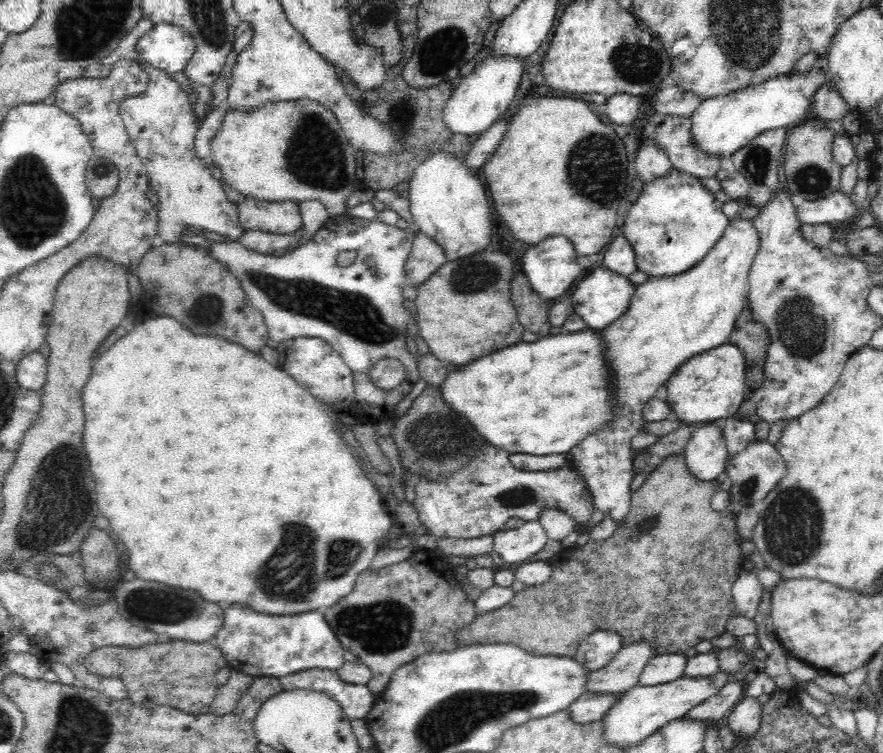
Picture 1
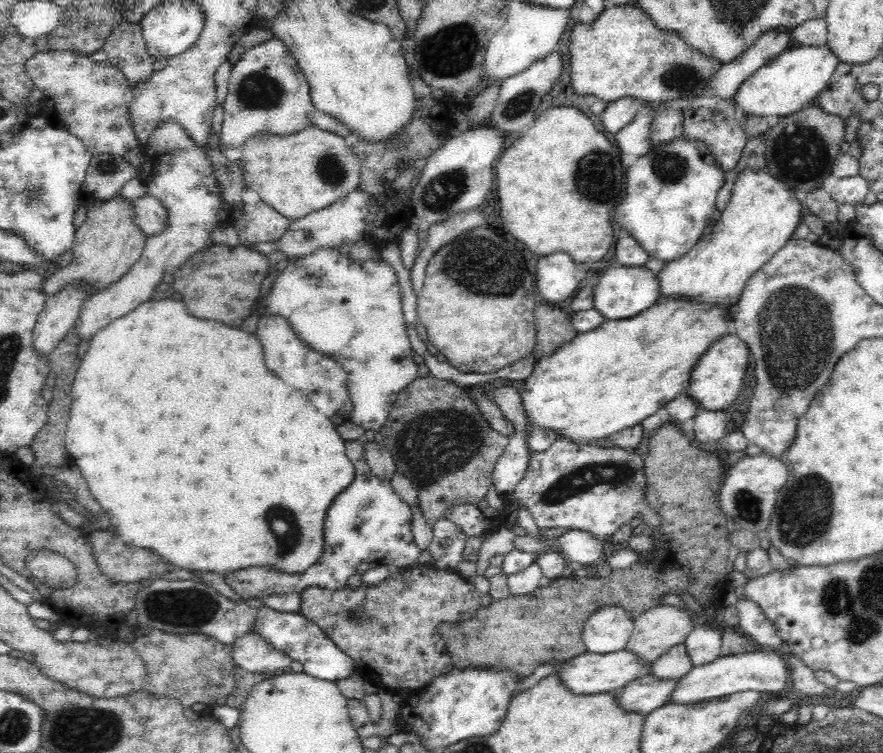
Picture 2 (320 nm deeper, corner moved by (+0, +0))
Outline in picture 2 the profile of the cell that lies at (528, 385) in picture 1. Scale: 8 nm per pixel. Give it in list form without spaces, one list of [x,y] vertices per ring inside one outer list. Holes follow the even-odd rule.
[[[659,298],[656,302],[645,311],[633,316],[629,319],[622,320],[608,320],[605,319],[604,324],[585,332],[584,334],[578,333],[571,341],[562,348],[552,353],[550,357],[539,358],[538,366],[533,368],[530,378],[524,382],[524,386],[519,388],[522,395],[525,413],[536,426],[542,428],[549,428],[555,430],[560,436],[568,436],[572,443],[586,444],[592,440],[600,440],[600,438],[608,438],[616,432],[620,432],[625,428],[632,428],[633,426],[640,425],[640,422],[648,416],[652,416],[662,406],[666,406],[671,400],[674,400],[678,395],[687,392],[687,387],[690,384],[690,370],[694,370],[694,364],[699,361],[699,358],[707,352],[715,341],[728,335],[728,324],[734,322],[733,318],[736,314],[736,304],[733,307],[726,307],[722,304],[714,304],[713,306],[703,306],[703,303],[687,302],[686,298]]]

